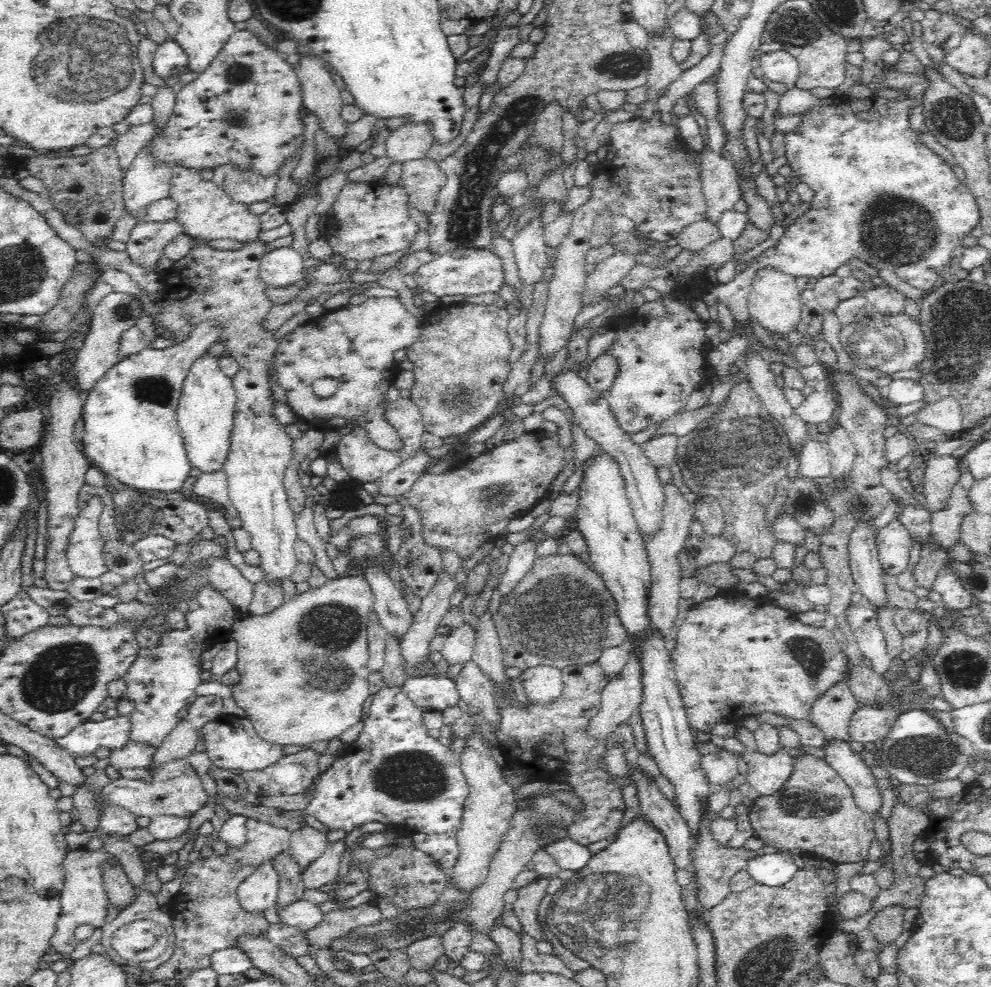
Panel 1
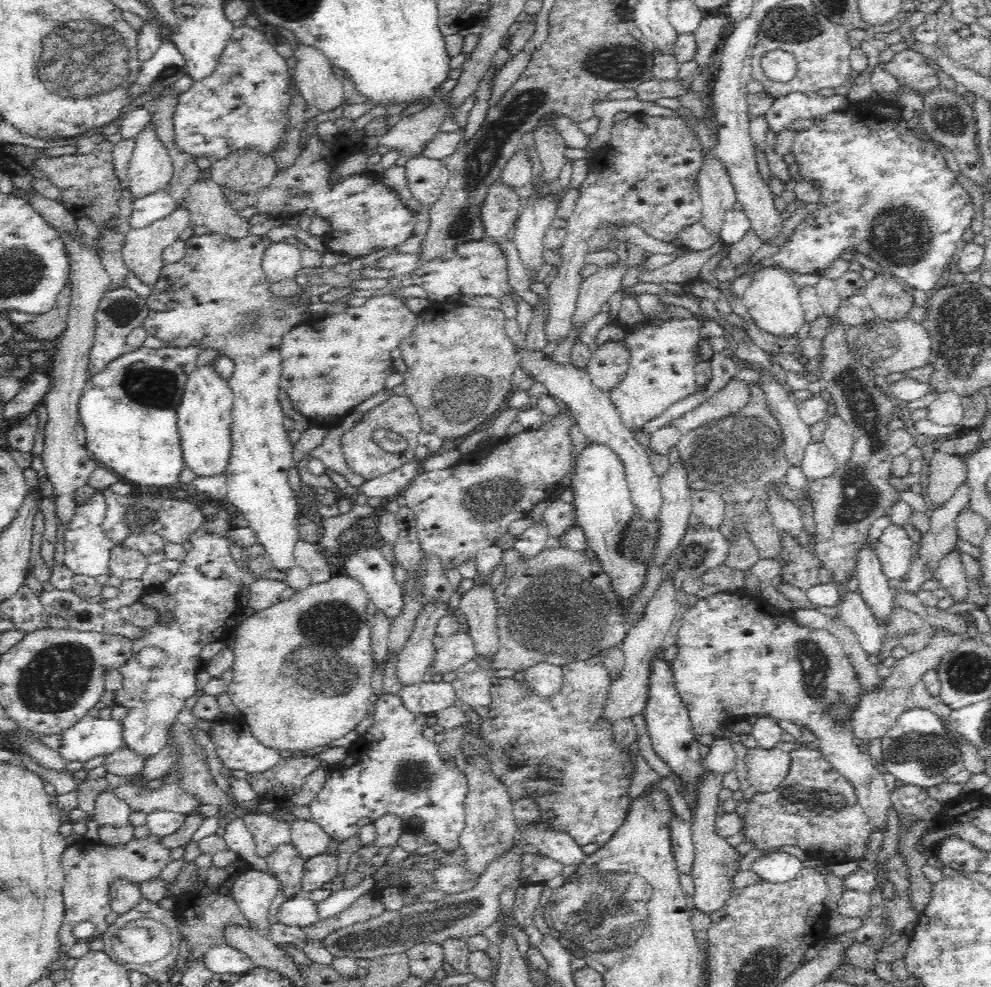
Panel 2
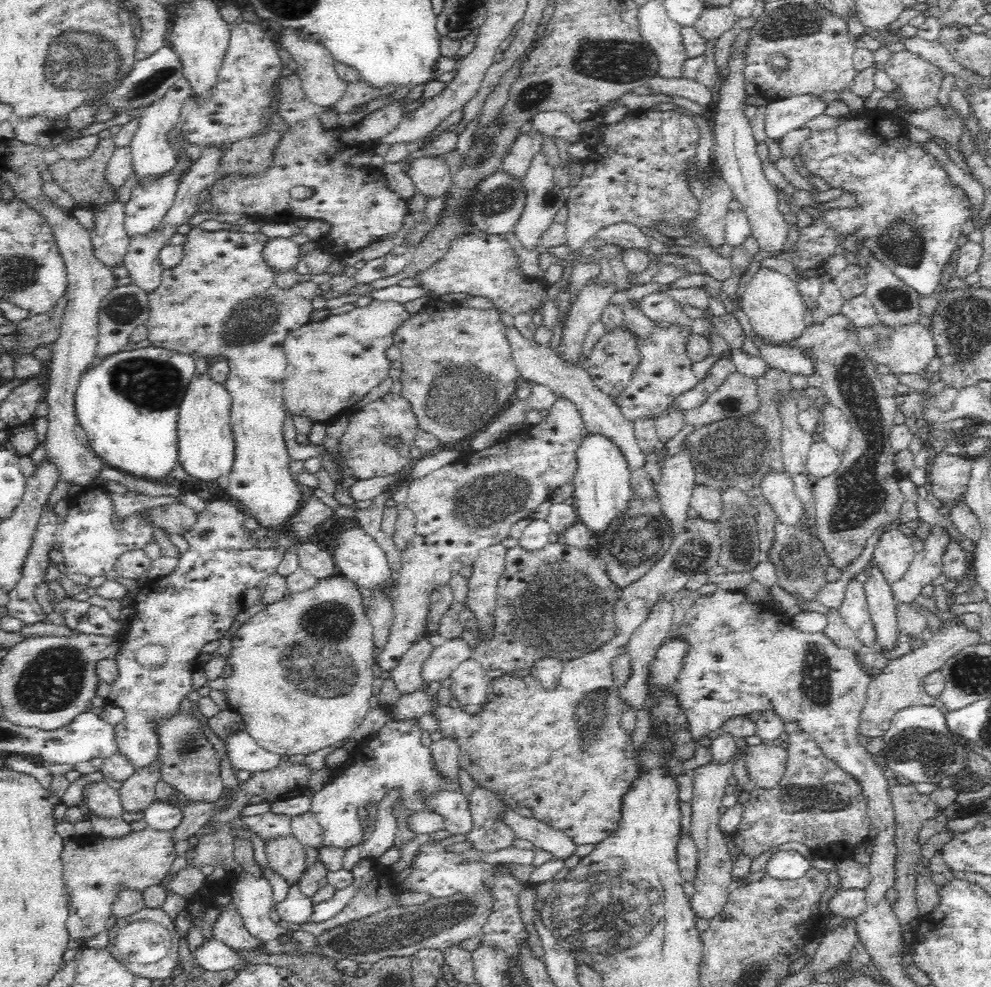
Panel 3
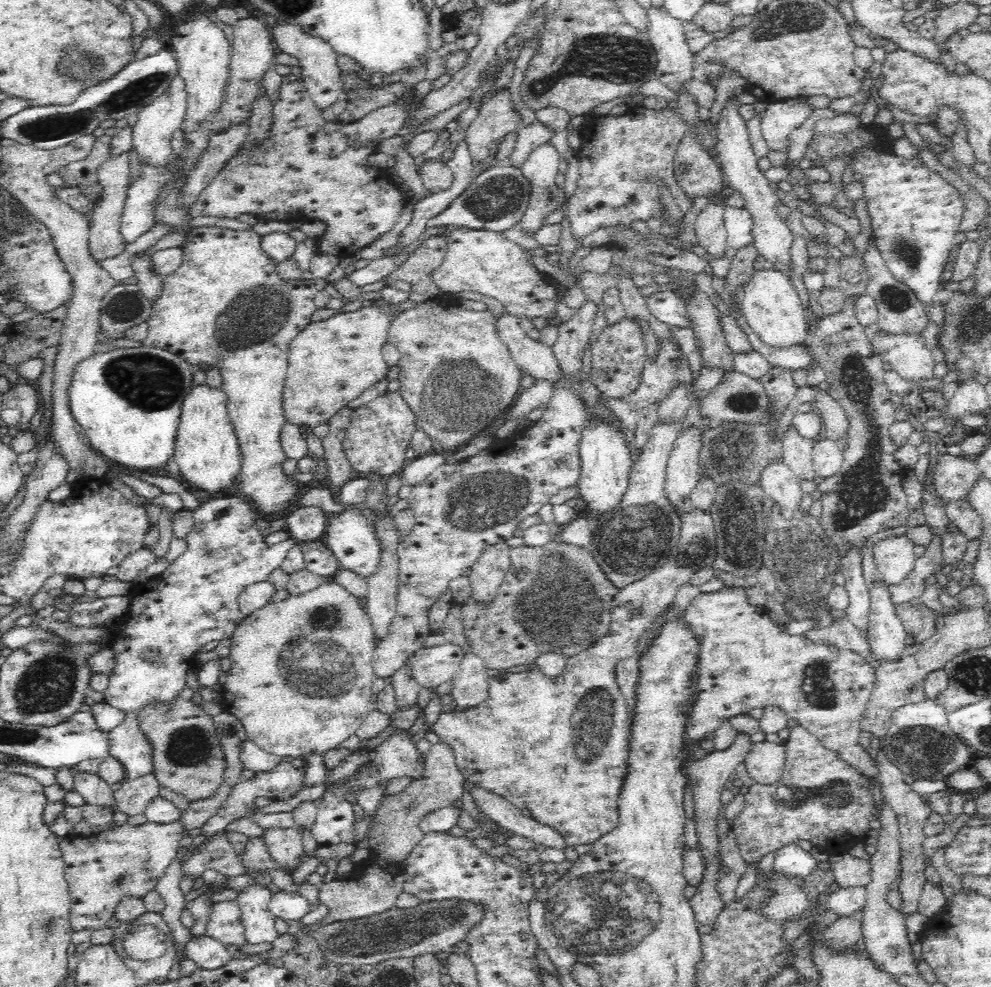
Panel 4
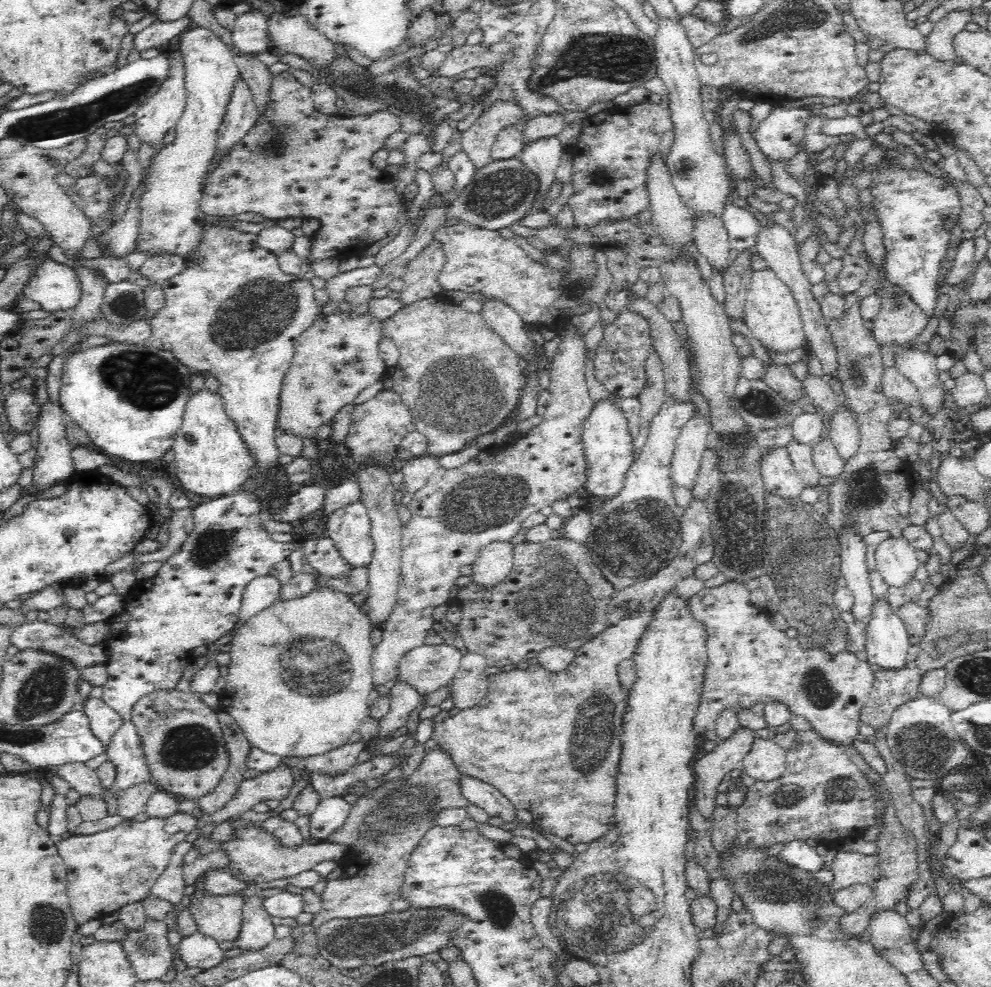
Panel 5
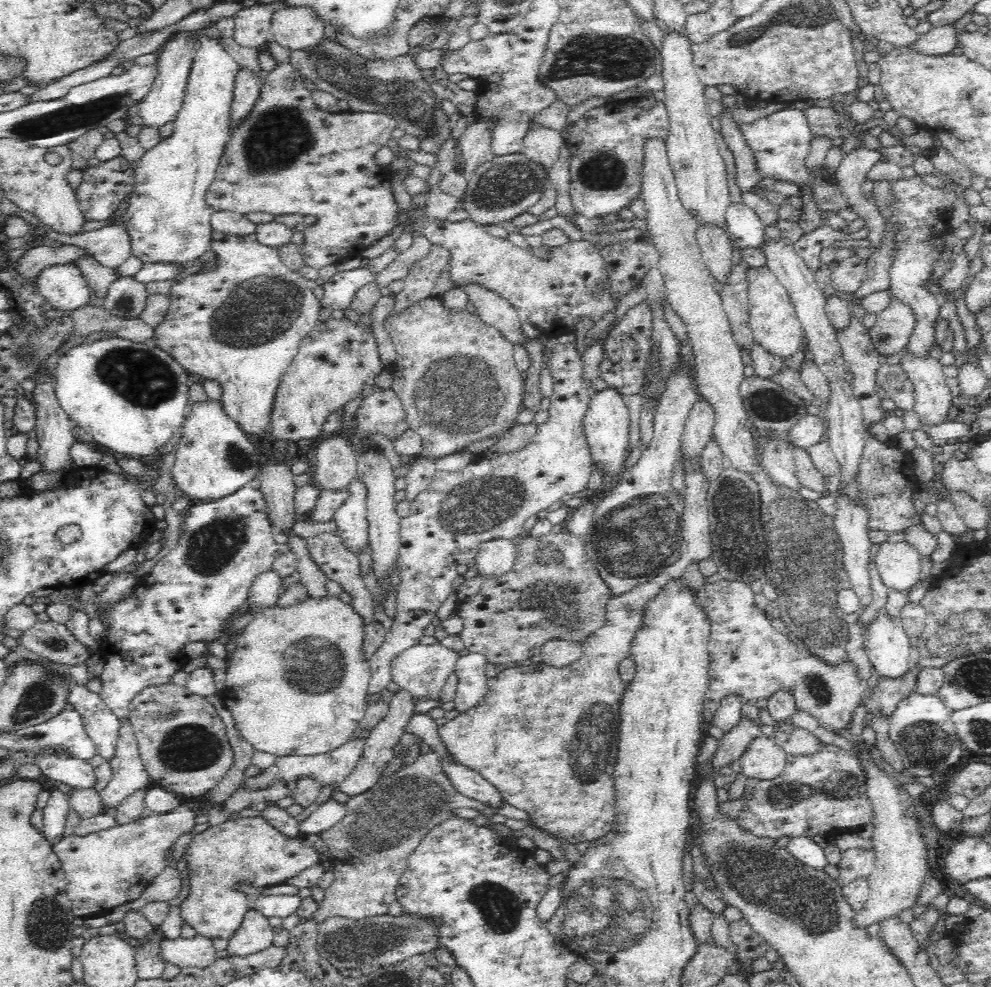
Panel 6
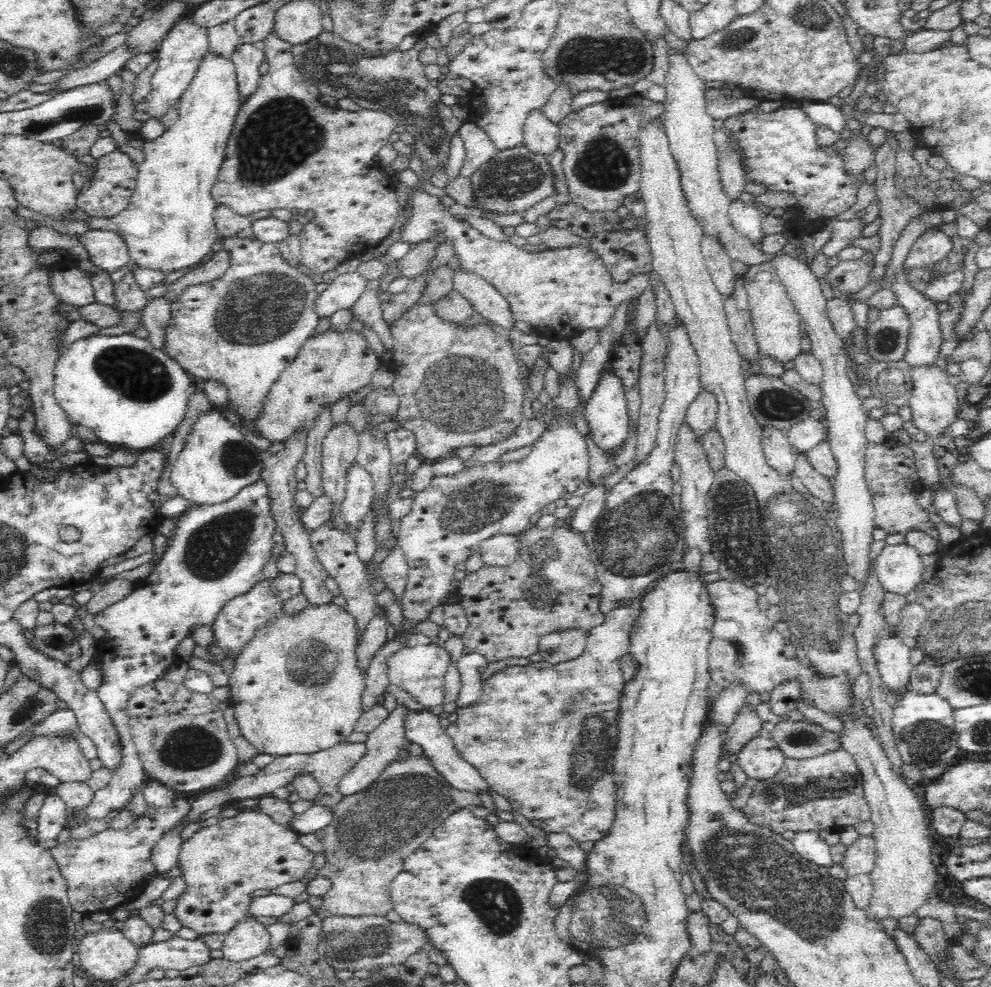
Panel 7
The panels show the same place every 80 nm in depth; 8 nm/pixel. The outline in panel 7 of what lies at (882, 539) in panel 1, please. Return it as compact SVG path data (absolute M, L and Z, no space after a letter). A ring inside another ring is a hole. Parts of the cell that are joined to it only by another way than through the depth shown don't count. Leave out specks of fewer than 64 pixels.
M904 543L885 544L874 560L874 572L885 591L908 595L924 574L920 553Z

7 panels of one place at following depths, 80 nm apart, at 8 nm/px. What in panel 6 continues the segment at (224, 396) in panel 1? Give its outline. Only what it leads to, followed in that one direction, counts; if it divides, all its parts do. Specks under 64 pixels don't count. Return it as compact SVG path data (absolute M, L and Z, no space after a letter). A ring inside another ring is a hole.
M204 398L188 405L181 430L175 439L176 459L171 469L174 483L190 500L218 500L240 490L244 486L254 485L257 475L263 468L263 458L258 447L240 430L239 424L226 413L221 399Z

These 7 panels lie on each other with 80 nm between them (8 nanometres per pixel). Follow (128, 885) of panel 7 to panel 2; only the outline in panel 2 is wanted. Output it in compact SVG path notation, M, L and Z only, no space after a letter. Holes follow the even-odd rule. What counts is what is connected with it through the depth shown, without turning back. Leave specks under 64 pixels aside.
M150 835L148 838L133 838L124 848L108 848L100 842L82 839L69 844L61 858L64 871L63 903L64 918L57 932L57 943L68 950L78 942L74 937L74 927L80 922L92 922L95 930L102 934L108 924L106 916L111 912L109 882L116 877L128 877L134 883L141 883L151 878L160 877L162 870L172 861L170 849L159 843L160 838Z

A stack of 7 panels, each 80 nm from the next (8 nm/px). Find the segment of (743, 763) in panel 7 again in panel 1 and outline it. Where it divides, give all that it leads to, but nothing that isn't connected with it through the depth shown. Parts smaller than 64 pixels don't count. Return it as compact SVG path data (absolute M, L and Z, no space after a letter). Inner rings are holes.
M779 751L773 756L758 752L742 752L738 755L748 767L747 782L758 796L772 796L790 780L795 762L787 753Z

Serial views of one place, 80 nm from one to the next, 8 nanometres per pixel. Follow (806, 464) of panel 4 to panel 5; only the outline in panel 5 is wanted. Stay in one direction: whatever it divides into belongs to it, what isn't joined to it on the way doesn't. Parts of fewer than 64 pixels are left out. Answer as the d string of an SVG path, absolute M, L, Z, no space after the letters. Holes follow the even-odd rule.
M792 439L785 445L785 448L789 452L788 456L802 484L804 484L805 487L818 487L819 479L822 476L813 463L813 445Z

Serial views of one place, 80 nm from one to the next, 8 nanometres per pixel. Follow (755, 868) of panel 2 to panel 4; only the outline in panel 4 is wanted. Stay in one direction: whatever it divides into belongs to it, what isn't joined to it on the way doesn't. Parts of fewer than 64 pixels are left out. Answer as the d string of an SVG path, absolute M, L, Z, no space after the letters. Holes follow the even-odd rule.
M790 843L775 852L771 872L776 872L786 878L803 879L814 868L818 868L817 862L813 852L807 852L796 843Z

